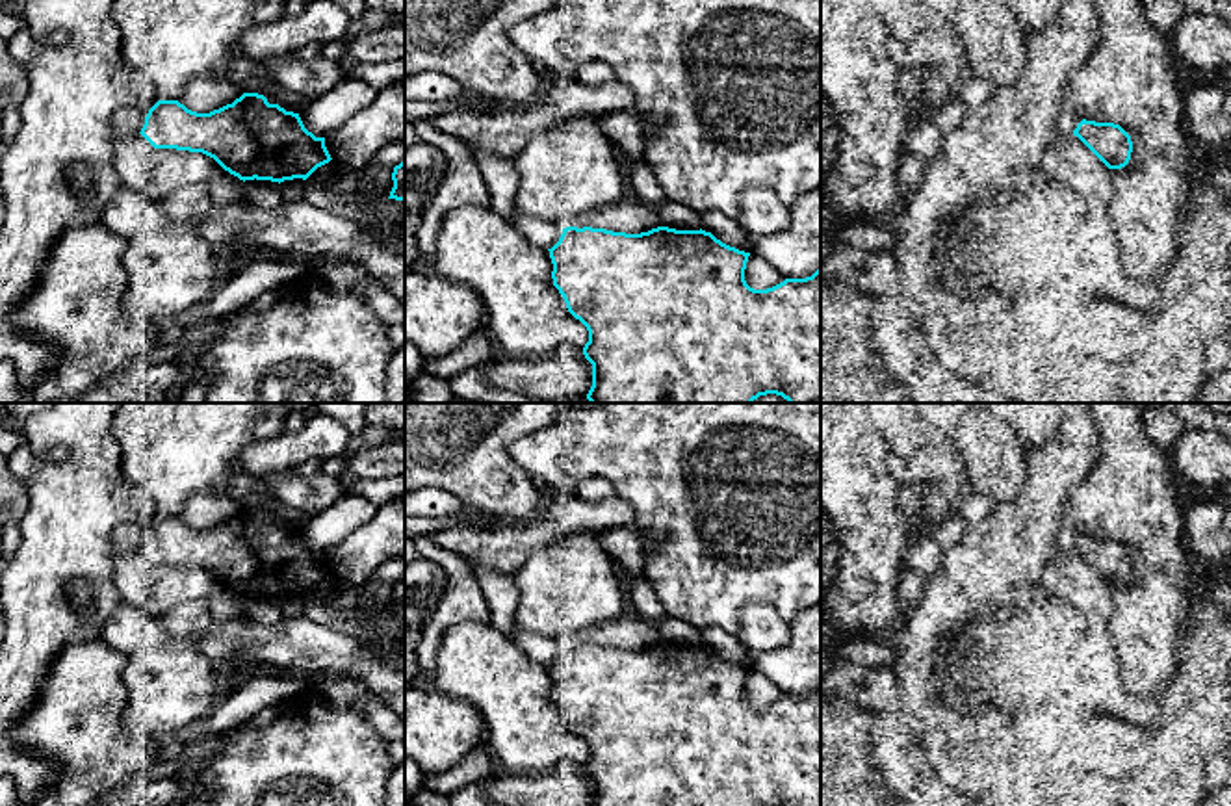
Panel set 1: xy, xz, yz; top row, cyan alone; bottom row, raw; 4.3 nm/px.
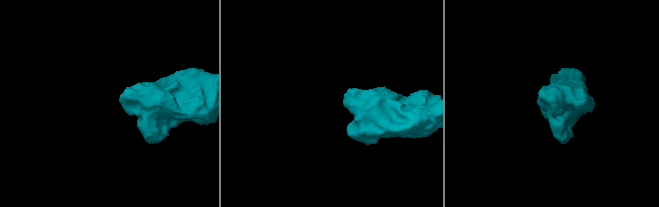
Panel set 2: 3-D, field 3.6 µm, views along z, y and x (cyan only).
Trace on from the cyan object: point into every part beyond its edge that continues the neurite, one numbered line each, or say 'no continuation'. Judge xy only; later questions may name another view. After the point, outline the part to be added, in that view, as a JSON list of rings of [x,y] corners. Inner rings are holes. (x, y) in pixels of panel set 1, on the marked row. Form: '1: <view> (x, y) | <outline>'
1: xy (129, 121) | [[[139,106],[119,108],[113,115],[113,134],[115,137],[137,136],[145,124],[147,111]]]

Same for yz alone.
1: yz (1070, 117) | [[[1066,104],[1058,121],[1058,130],[1062,134],[1073,134],[1073,130],[1077,128],[1077,124],[1082,121],[1082,117],[1079,115],[1079,111],[1075,110],[1073,104]]]

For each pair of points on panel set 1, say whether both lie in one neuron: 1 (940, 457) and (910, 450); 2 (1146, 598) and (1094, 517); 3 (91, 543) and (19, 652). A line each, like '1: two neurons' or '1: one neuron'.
1: two neurons
2: one neuron
3: one neuron

